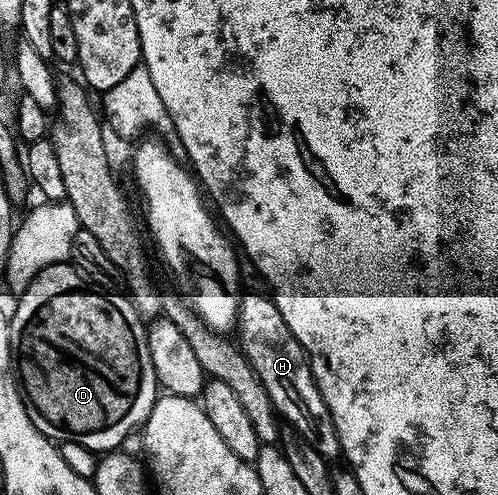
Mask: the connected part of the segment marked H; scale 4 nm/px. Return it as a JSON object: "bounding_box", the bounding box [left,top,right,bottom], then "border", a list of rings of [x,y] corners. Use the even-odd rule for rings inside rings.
{"bounding_box":[238,293,340,460],"border":[[[245,293],[240,299],[238,345],[244,352],[244,359],[252,365],[258,380],[262,380],[279,417],[287,425],[289,422],[296,429],[293,431],[311,444],[325,460],[339,459],[340,441],[326,400],[312,375],[312,363],[308,360],[308,354],[294,332],[290,332],[286,320],[282,320],[282,312],[278,312],[275,301],[267,293],[264,294]]]}

